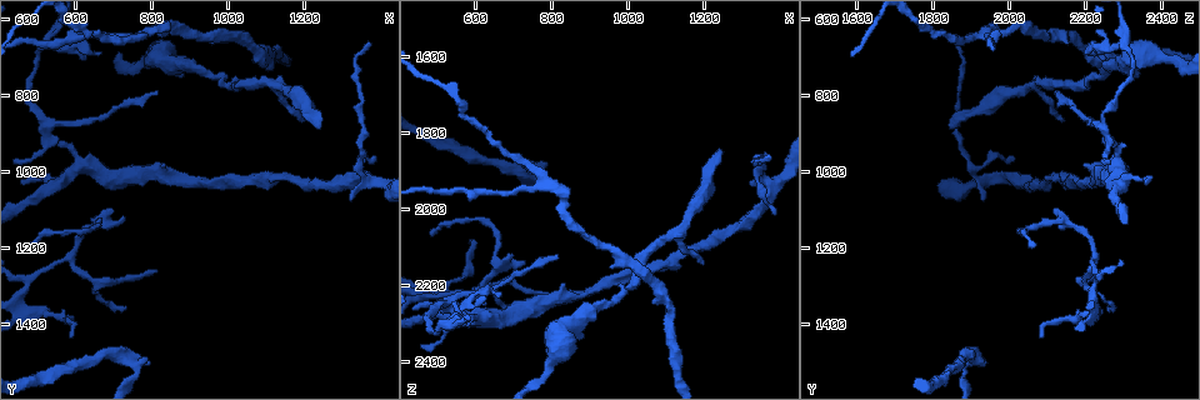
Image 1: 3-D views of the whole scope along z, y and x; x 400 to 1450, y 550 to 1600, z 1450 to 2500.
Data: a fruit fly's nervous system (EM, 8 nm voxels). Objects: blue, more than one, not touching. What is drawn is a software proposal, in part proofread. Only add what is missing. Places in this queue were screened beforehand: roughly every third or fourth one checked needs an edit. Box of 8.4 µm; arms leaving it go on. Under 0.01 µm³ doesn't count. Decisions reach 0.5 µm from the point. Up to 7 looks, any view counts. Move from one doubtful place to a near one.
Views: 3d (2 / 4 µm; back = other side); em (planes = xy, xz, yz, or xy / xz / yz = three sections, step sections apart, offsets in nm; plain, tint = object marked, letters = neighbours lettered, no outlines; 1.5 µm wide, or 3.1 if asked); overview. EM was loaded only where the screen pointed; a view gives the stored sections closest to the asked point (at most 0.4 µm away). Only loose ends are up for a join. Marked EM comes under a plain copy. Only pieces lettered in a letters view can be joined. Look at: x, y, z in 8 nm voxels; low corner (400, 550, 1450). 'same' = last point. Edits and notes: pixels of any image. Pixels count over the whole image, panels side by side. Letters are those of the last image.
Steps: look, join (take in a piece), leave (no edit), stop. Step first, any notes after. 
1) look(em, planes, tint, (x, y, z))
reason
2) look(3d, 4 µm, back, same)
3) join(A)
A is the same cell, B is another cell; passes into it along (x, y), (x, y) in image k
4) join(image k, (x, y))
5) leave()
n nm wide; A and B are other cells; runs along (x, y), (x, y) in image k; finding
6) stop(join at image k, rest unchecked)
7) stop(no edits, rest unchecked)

look(em, planes, letters, (1380, 660, 1865))
long arm stops here

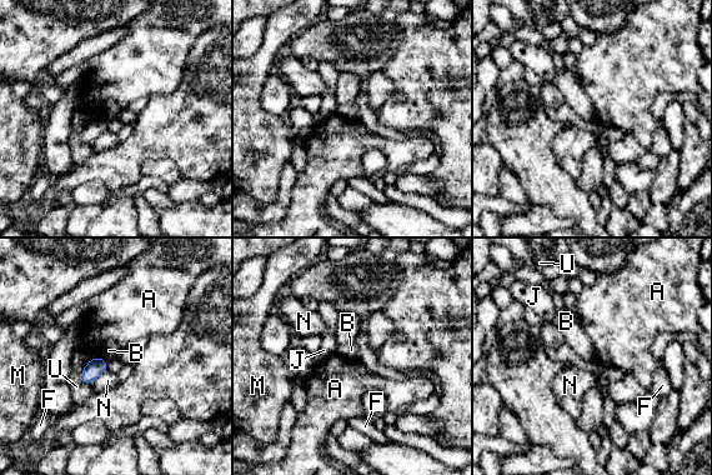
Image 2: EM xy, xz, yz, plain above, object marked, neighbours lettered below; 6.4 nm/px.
leave()
N touches over 160 nm; A, B, F, J, M, N and U are other cells; border along (101, 358), (106, 361) in image 2; no lettered piece goes on from it

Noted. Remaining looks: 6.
look(em, yz, step 4, tint, (1250, 885, 1850))
an open end

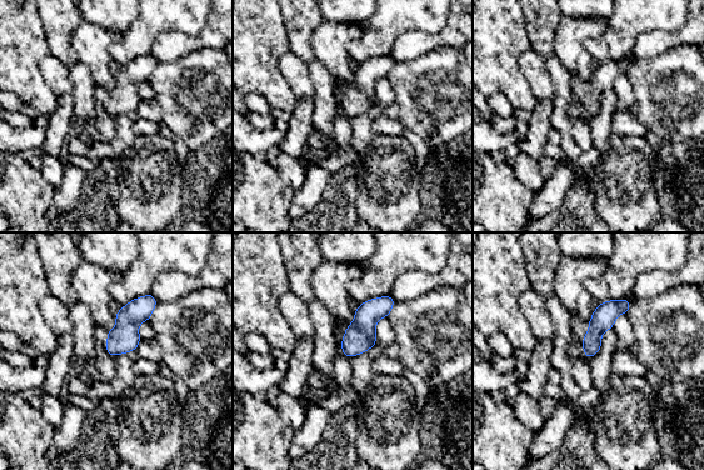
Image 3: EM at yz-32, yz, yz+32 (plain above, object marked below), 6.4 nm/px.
look(em, planes, letters, same)
cut it another way

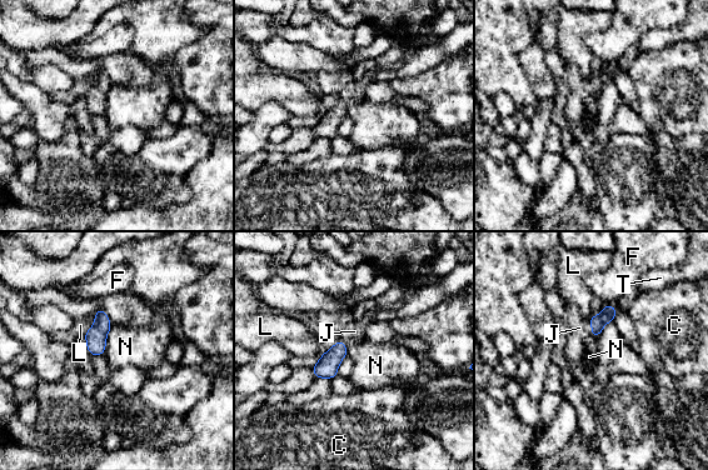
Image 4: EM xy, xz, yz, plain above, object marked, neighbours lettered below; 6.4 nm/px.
join(J)
J is the same cell, C, F, L, N and T are other cells; passes into it along (598, 321), (591, 325), (579, 328) in image 4; the cell continues

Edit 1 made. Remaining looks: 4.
look(em, planes, letters, (1200, 870, 2135))
tapers out

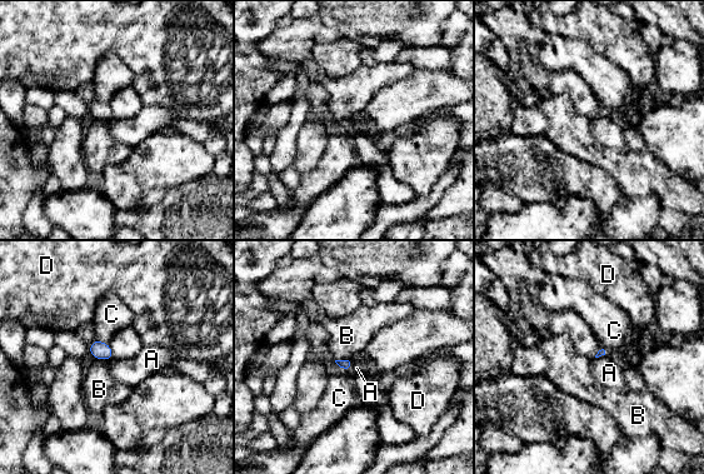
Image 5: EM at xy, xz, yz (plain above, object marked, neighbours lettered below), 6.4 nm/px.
leave()
B touches over 110 nm; A, B, C and D are other cells; border along (353, 360), (353, 364), (345, 372) in image 5; none of them fits

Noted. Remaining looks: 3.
stop(join at image 4, rest unchecked)

